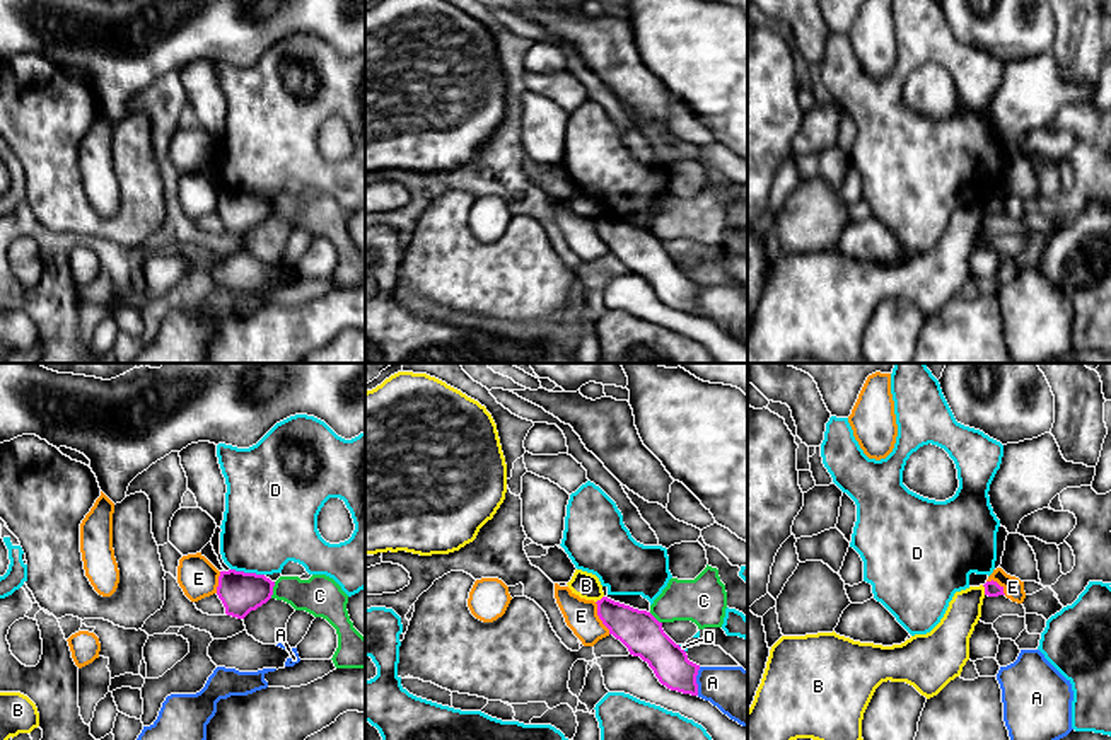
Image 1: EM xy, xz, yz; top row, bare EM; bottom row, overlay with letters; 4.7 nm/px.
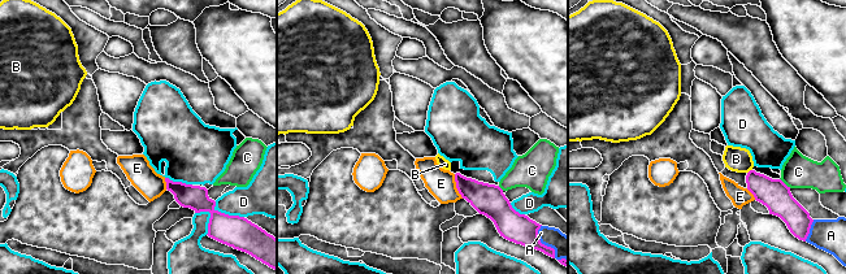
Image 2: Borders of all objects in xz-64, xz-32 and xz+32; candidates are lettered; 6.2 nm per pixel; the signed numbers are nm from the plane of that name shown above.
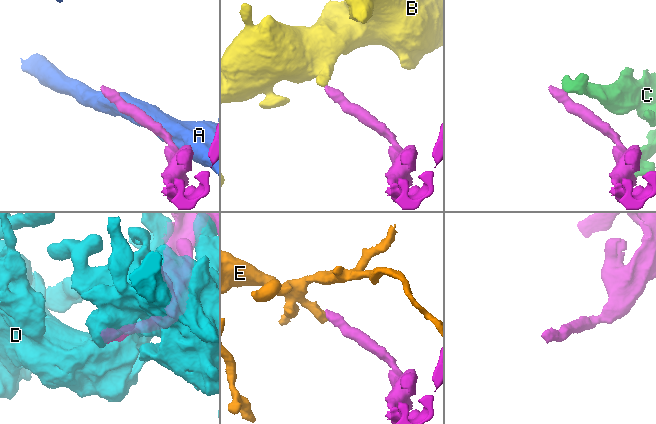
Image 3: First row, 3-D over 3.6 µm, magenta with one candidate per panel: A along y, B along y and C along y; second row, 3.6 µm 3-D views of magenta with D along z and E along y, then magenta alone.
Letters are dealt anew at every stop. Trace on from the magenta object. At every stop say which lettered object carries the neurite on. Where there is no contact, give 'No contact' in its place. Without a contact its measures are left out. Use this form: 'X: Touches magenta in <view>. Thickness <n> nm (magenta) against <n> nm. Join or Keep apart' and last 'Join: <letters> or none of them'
A: Touches magenta in xz. Thickness 180 nm (magenta) against 240 nm. Keep apart
B: Touches magenta in yz. Thickness 80 nm (magenta) against 160 nm. Keep apart
C: Touches magenta in xy. Thickness 190 nm (magenta) against 190 nm. Keep apart
D: Touches magenta in xy. Thickness 190 nm (magenta) against 400 nm. Keep apart
E: Touches magenta in xz. Thickness 190 nm (magenta) against 160 nm. Keep apart
Join: none of them

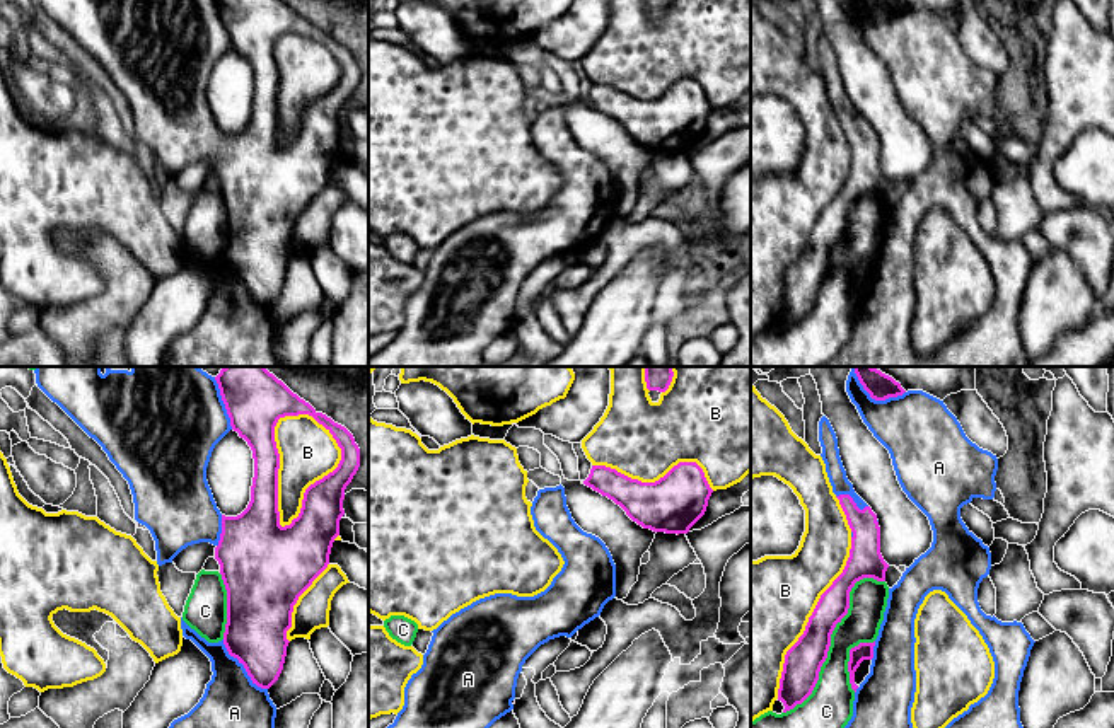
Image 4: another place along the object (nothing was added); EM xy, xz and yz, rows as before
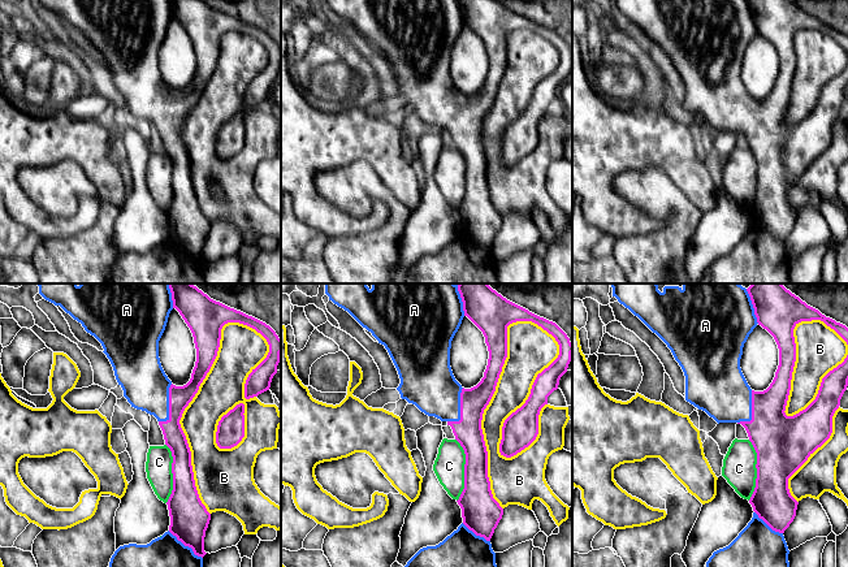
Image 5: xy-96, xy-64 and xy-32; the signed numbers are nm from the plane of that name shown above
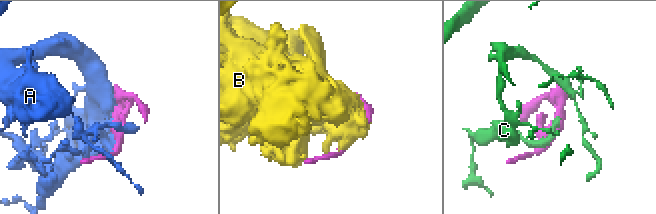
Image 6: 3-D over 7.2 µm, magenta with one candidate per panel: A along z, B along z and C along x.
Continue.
A: Touches magenta in xy. Thickness 300 nm (magenta) against 260 nm. Join
B: Touches magenta in xy. Thickness 220 nm (magenta) against 280 nm. Keep apart
C: Touches magenta in yz. Thickness 180 nm (magenta) against 180 nm. Keep apart
Join: A

